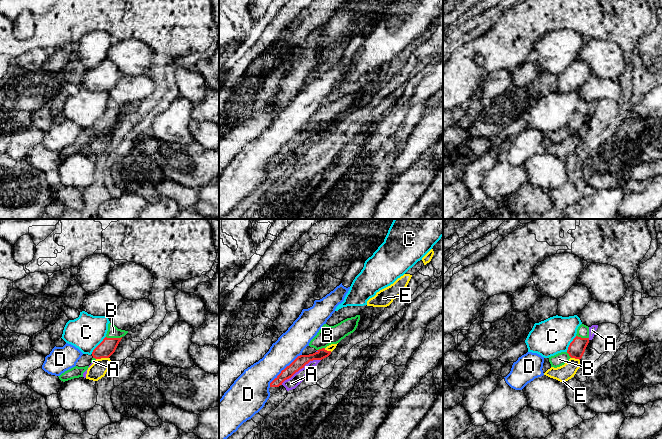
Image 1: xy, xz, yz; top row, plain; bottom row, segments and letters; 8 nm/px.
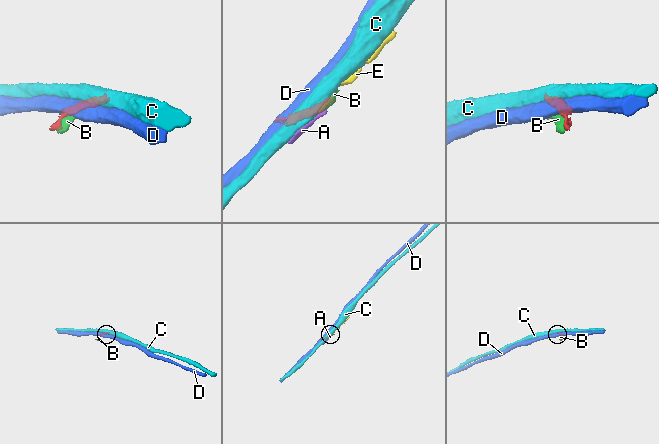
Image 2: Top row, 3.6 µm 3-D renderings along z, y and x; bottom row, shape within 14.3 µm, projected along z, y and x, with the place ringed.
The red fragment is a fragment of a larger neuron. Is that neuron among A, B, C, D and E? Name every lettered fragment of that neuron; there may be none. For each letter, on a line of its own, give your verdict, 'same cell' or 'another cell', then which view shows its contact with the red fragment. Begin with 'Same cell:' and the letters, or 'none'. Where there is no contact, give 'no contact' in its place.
Same cell: B
A: another cell; contact in xz
B: same cell; contact in xy
C: another cell; contact in xy
D: another cell; contact in xz
E: another cell; contact in xy

